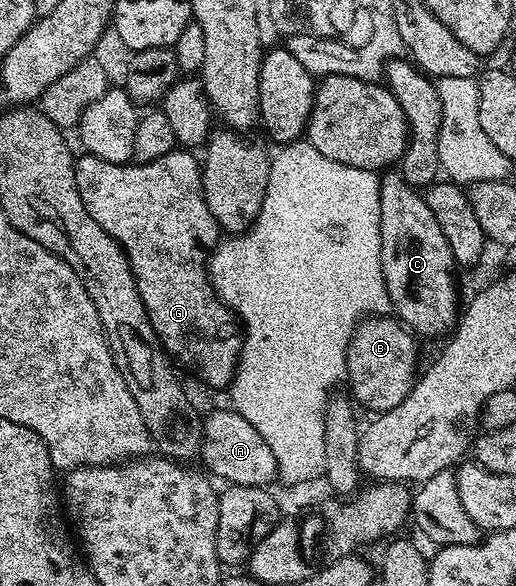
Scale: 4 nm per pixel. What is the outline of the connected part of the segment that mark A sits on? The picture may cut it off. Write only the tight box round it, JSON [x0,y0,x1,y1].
[199,407,278,487]

